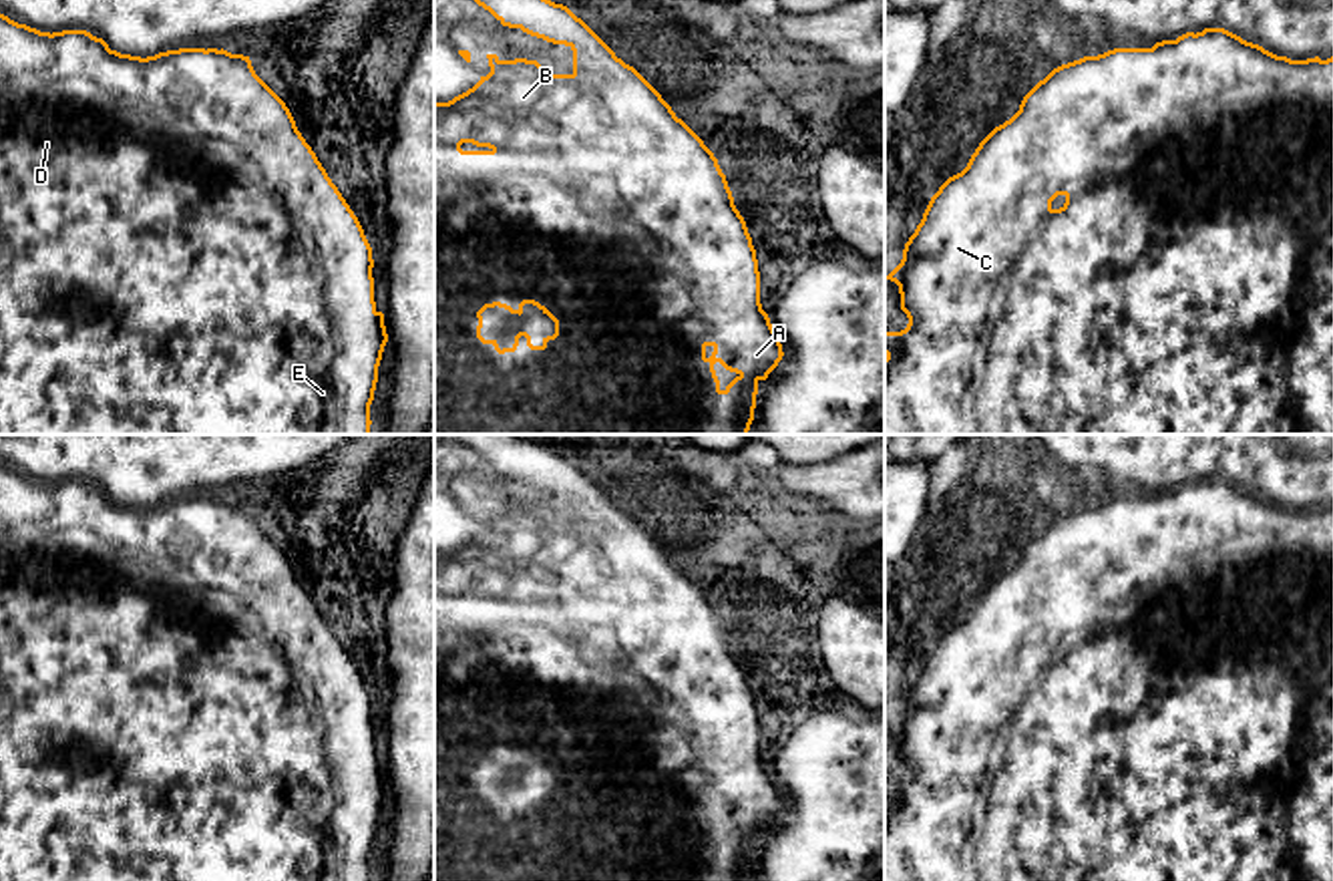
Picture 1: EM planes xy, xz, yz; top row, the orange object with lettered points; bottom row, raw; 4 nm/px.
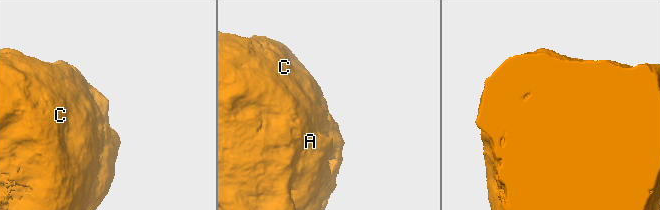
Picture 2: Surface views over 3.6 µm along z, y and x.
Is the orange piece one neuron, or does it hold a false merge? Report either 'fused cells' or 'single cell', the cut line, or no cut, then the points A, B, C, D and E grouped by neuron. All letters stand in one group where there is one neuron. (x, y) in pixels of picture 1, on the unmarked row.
single cell; no cut; A B C D E

